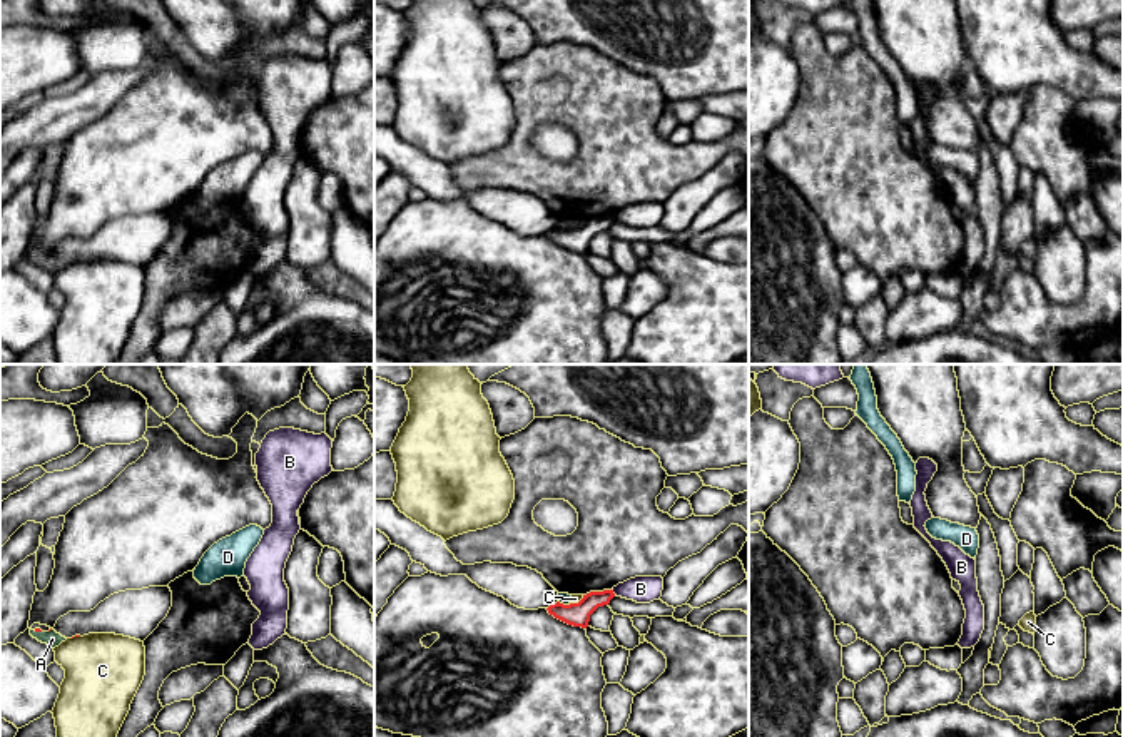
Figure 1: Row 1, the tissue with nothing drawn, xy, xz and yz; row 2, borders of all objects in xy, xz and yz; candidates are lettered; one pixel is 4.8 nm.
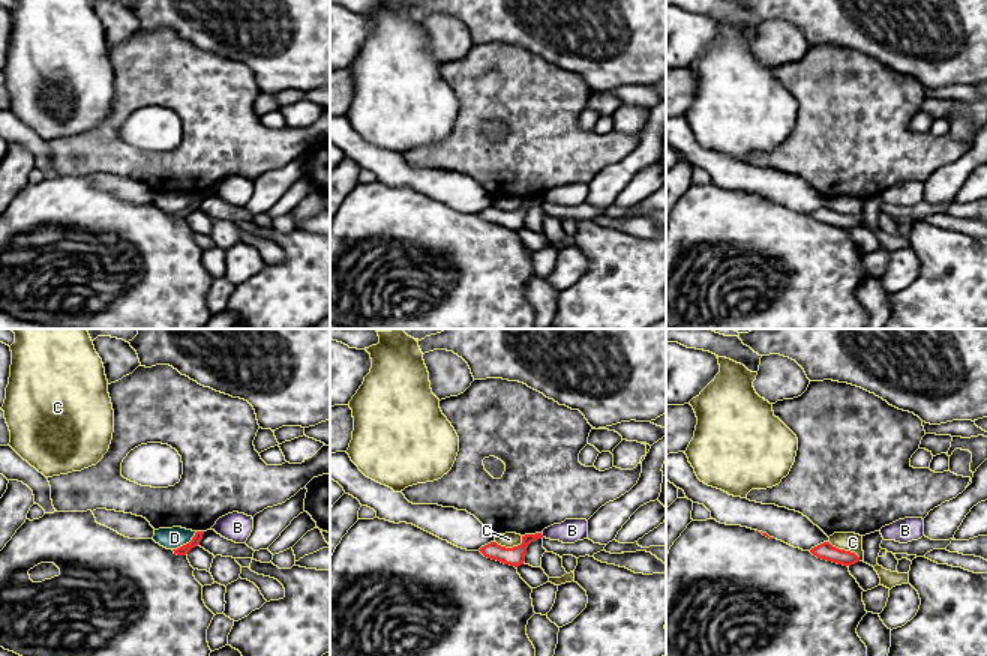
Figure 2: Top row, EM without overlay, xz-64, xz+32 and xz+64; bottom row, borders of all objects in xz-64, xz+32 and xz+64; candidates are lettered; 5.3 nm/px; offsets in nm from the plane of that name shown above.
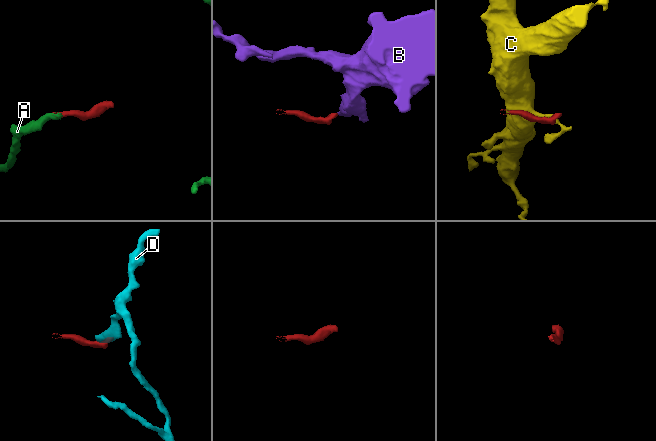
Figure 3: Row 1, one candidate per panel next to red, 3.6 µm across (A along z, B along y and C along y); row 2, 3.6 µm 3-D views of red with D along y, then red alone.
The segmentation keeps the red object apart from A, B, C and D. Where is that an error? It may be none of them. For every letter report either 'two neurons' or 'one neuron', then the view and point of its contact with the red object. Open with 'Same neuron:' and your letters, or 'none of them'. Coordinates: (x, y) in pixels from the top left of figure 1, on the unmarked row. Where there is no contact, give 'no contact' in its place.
Same neuron: A
A: one neuron | xy (37, 256)
B: two neurons | xz (612, 218)
C: two neurons | xz (579, 228)
D: two neurons | xz (565, 231)

